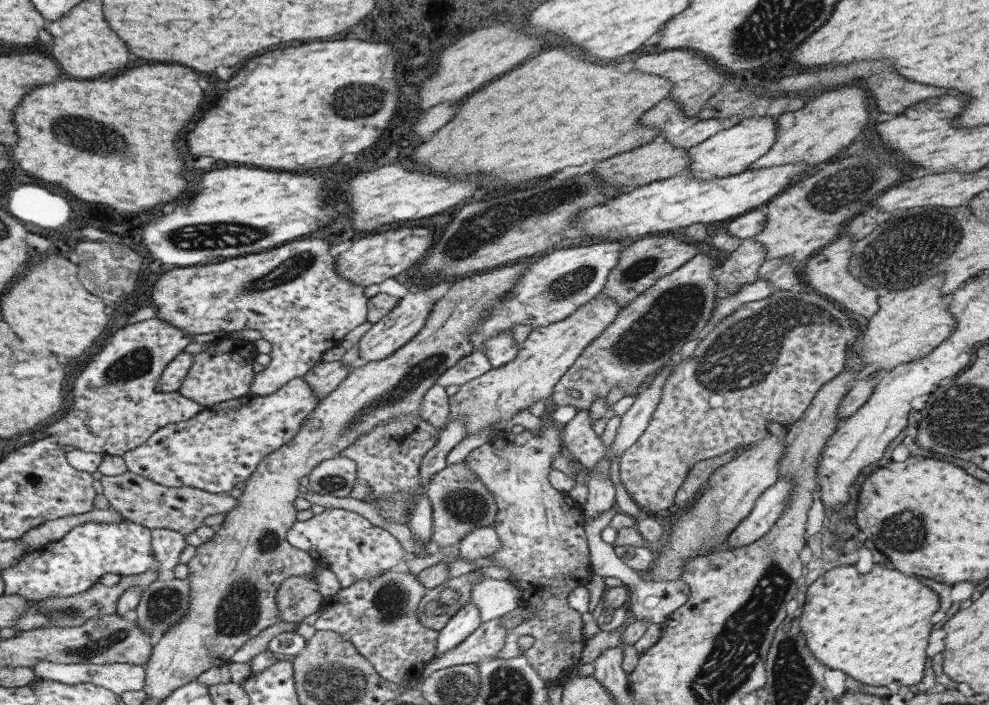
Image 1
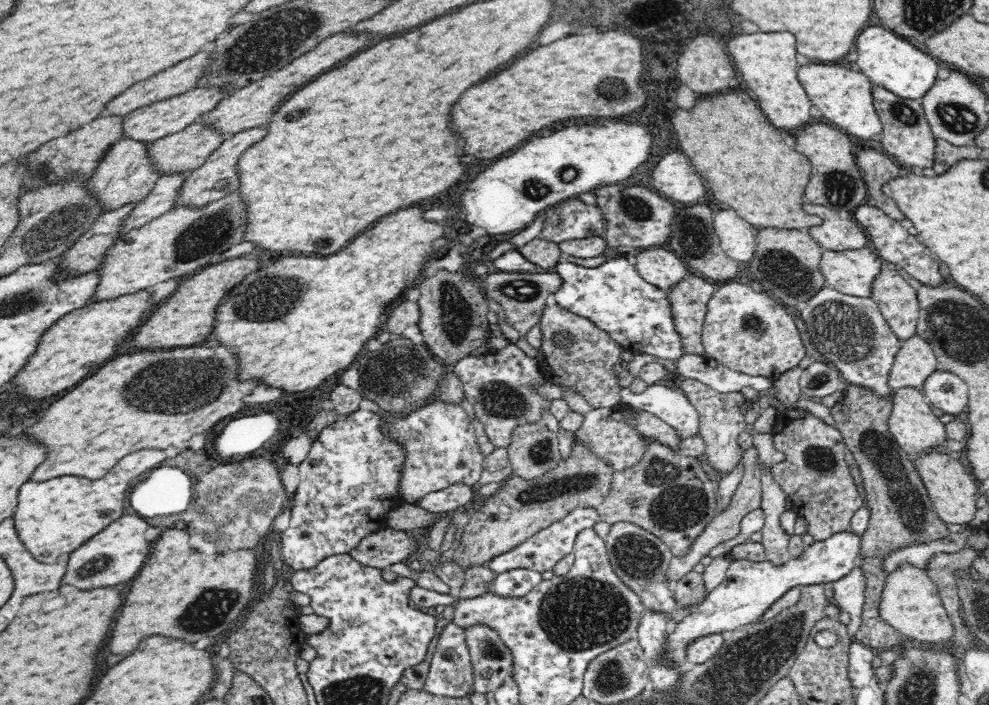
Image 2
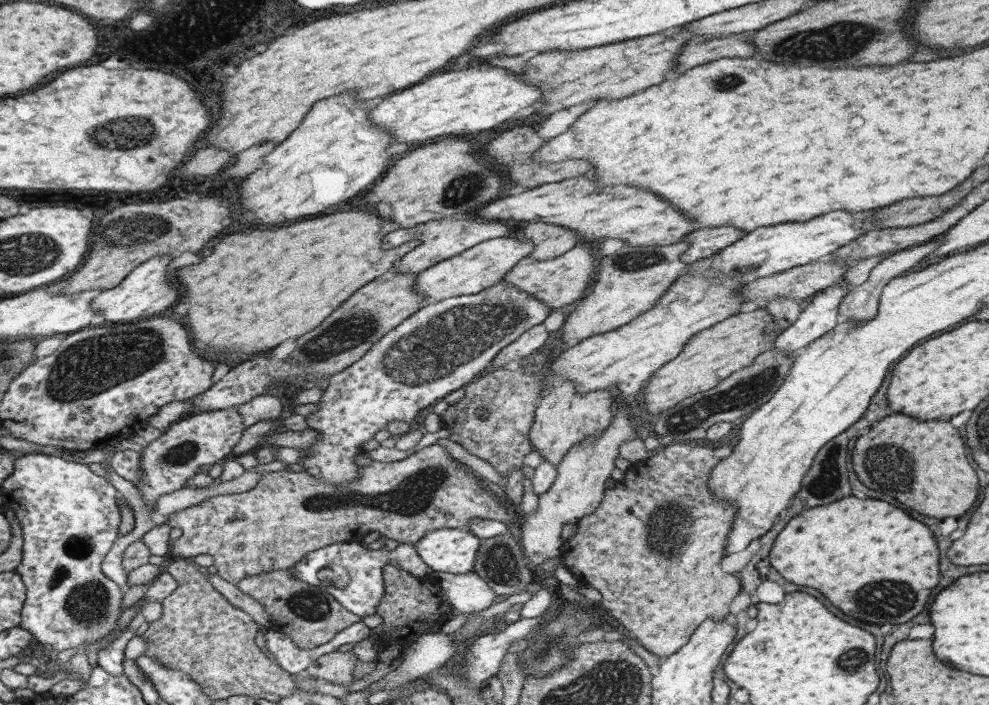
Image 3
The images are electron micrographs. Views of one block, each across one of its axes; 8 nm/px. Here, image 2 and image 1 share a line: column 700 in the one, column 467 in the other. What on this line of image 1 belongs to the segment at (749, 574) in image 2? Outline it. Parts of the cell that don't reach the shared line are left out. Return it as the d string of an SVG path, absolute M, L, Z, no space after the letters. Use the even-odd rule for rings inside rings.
M468 601L449 617L443 628L437 631L433 659L463 642L480 624L479 611L471 601Z

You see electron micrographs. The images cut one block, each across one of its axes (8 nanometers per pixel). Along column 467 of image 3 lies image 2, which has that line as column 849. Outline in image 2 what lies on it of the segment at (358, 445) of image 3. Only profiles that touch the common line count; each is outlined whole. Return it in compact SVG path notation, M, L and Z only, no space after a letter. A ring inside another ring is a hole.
M825 284L798 309L798 314L816 349L827 362L836 366L846 383L871 388L879 396L890 398L893 390L888 377L901 342L886 323L876 302L871 298L841 294Z

